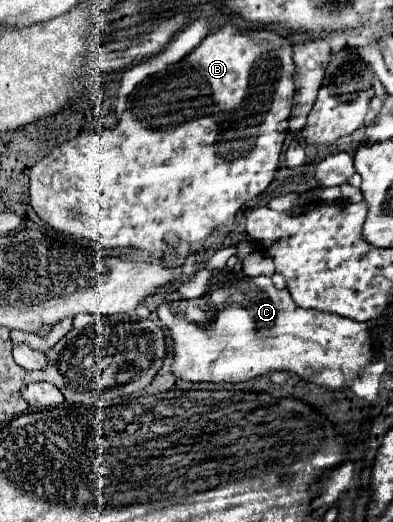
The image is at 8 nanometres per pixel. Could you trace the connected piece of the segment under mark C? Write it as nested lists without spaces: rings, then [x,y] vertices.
[[[200,268],[186,284],[166,296],[158,306],[158,318],[174,340],[172,372],[190,382],[244,382],[266,372],[292,370],[308,382],[338,390],[346,386],[346,380],[362,376],[372,364],[374,348],[366,322],[298,308],[290,298],[290,292],[286,288],[276,290],[266,276],[250,278],[228,270],[210,272],[208,268]]]

